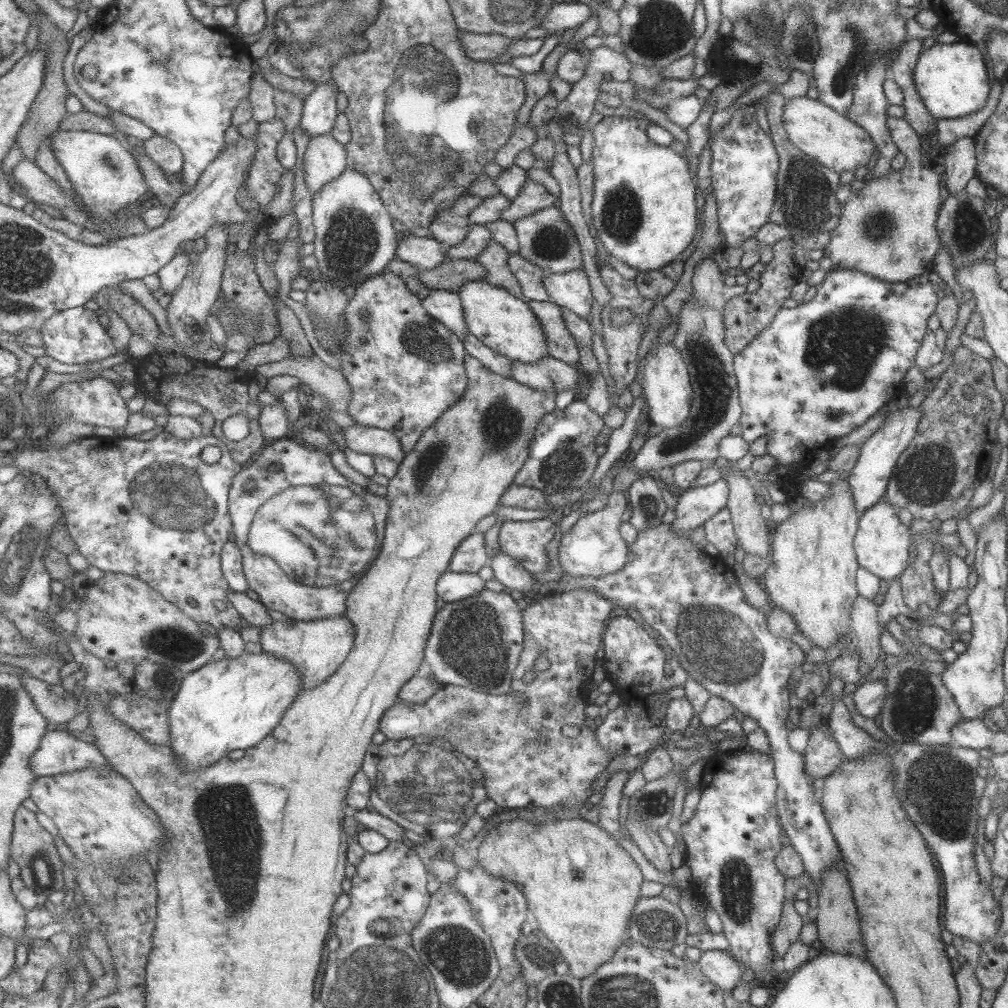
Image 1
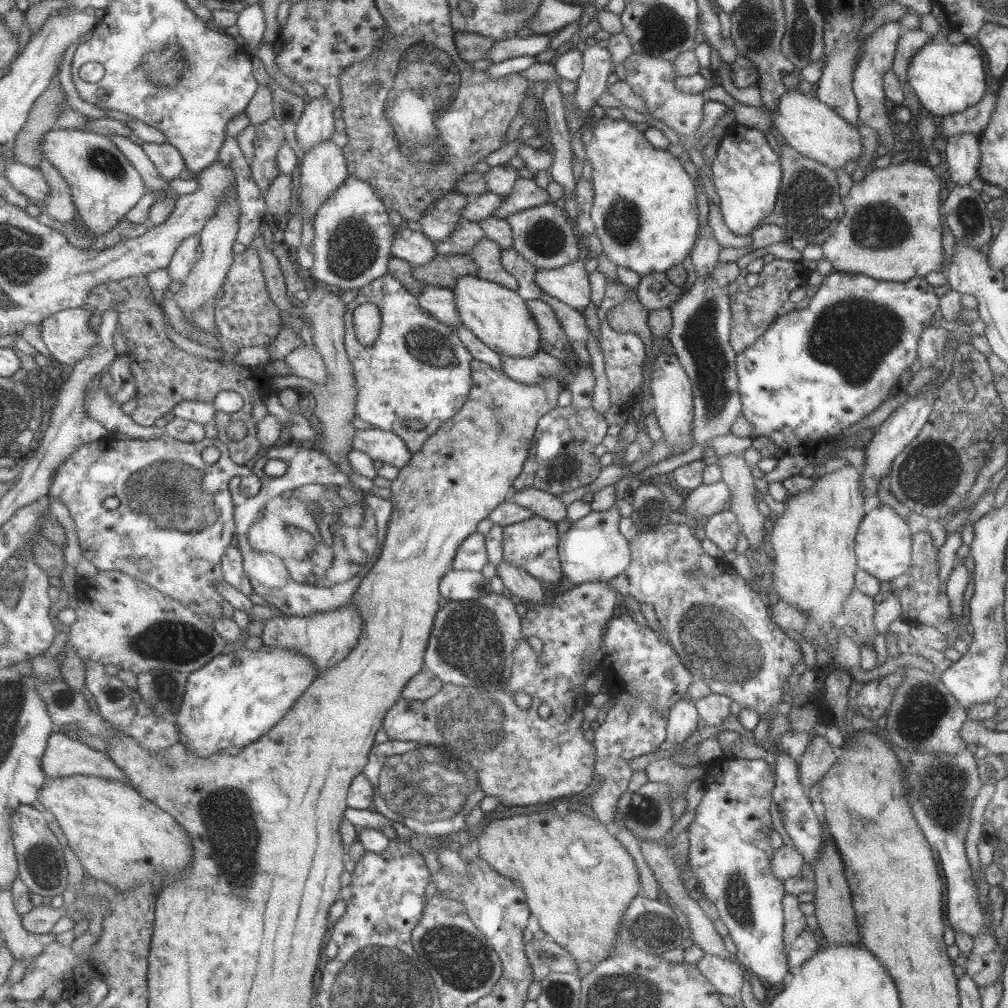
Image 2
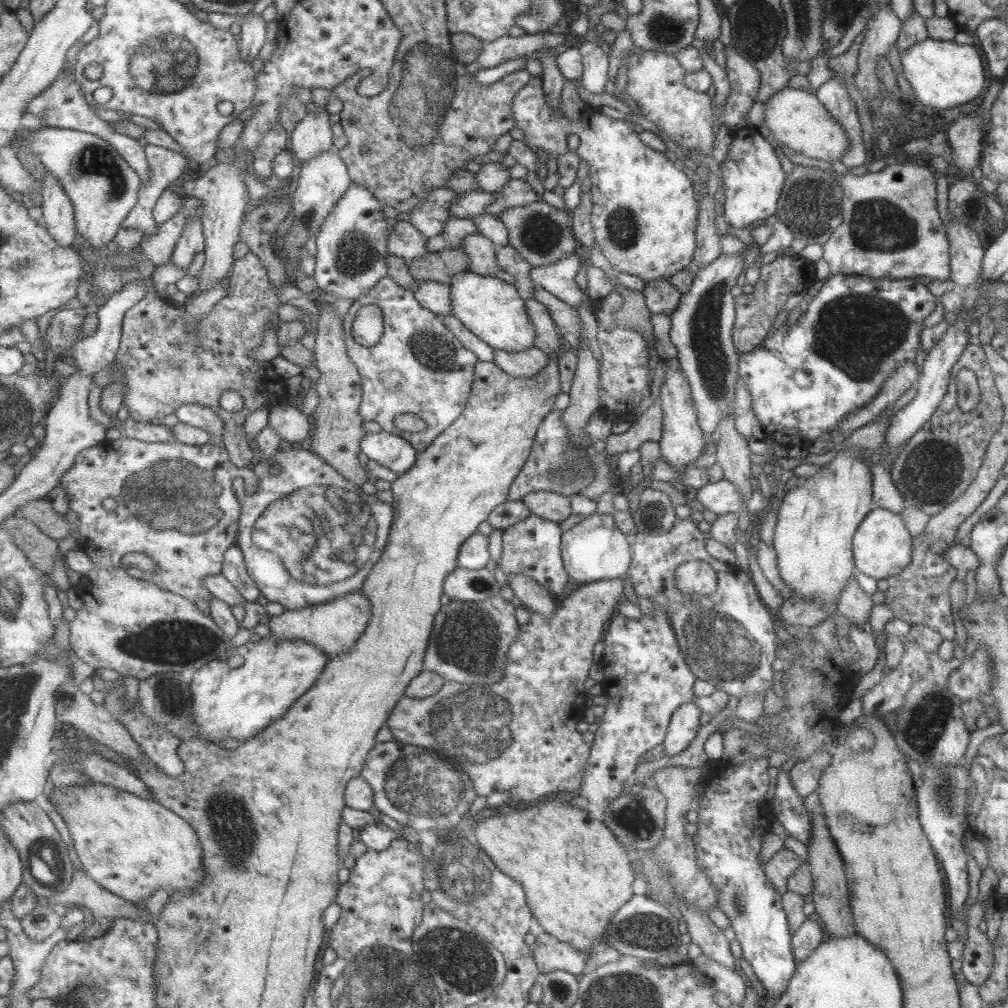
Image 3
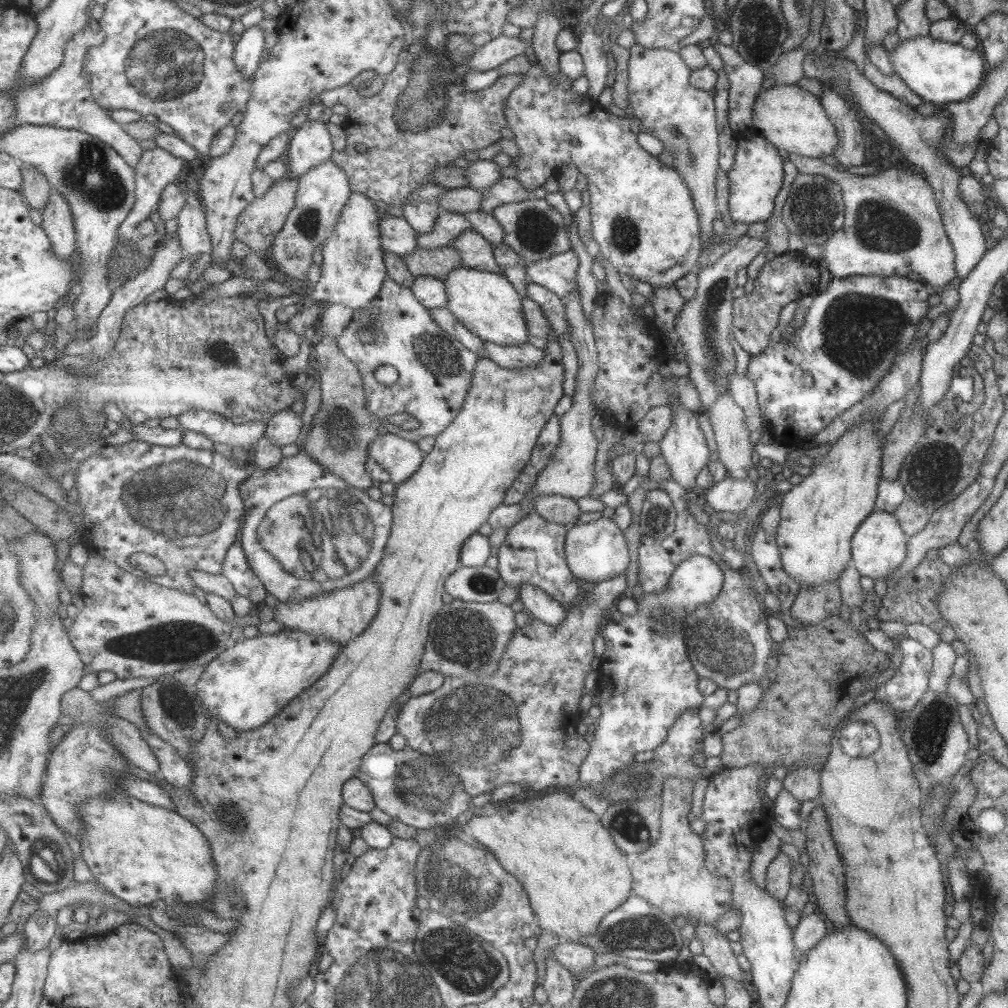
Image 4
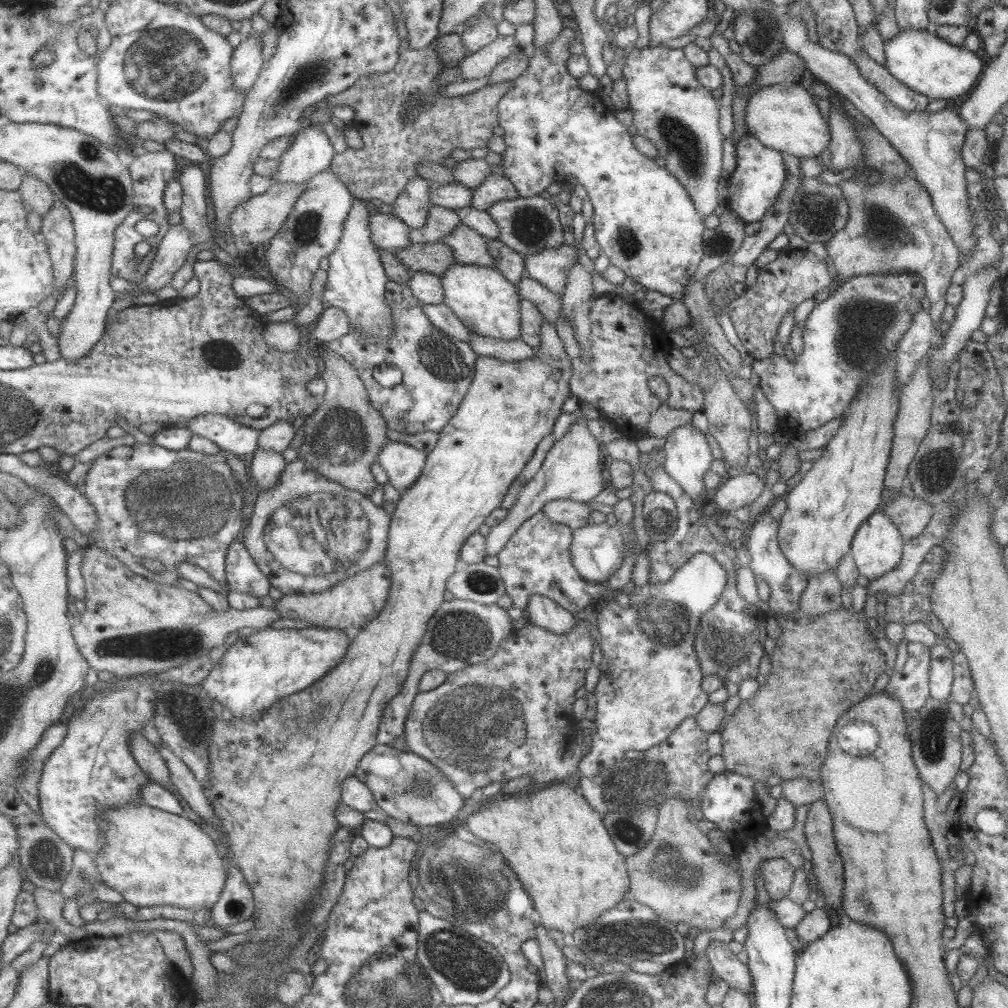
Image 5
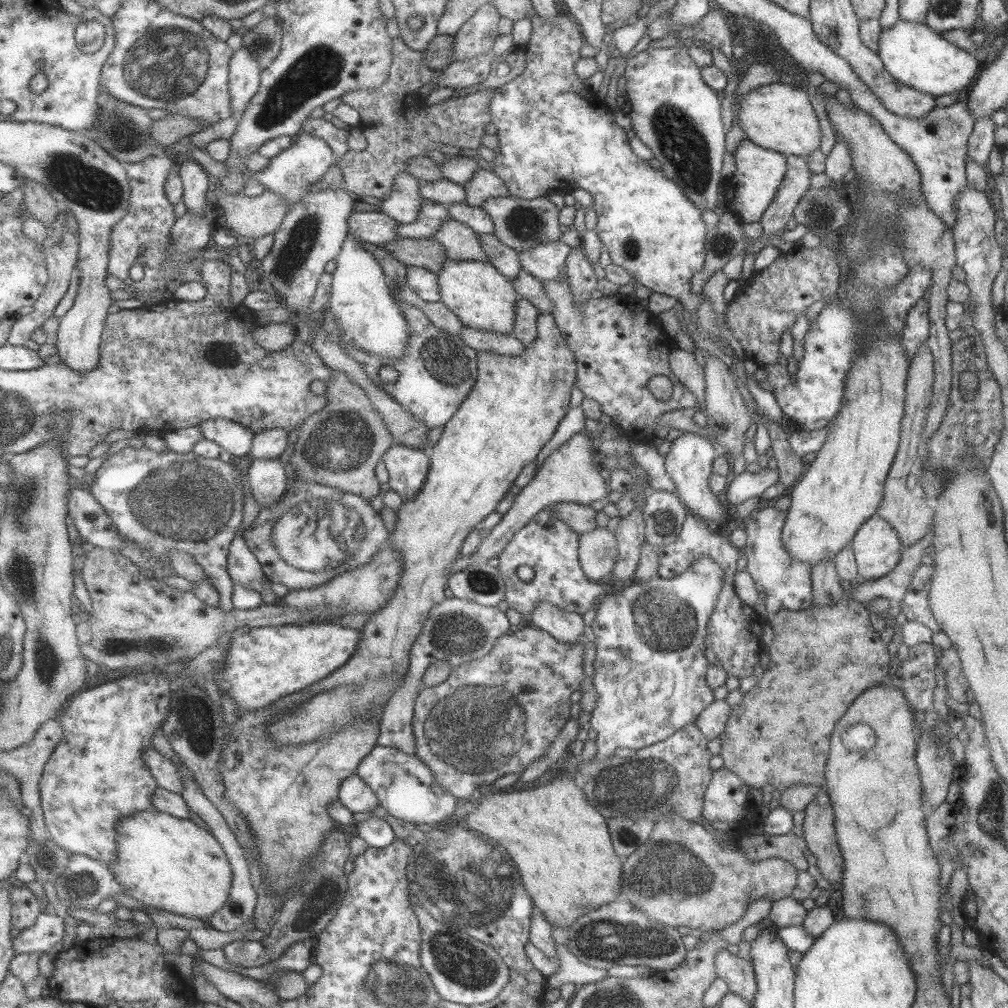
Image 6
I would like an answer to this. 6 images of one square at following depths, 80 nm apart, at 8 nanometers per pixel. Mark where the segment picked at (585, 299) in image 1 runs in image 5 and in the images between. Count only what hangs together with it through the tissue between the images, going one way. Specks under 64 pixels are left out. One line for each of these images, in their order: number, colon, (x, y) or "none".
2: (569, 284)
3: (558, 278)
4: (557, 273)
5: (551, 267)

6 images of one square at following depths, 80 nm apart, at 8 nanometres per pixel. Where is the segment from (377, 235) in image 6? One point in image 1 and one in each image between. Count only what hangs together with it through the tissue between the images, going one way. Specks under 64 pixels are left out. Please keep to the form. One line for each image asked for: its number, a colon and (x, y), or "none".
1: (424, 253)
2: (415, 247)
3: (405, 240)
4: (398, 236)
5: (390, 233)

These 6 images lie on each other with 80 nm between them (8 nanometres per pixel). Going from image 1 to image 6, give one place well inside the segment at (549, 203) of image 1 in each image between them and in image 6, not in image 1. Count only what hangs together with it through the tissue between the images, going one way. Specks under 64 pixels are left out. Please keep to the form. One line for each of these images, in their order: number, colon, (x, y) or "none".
2: (528, 194)
3: (517, 193)
4: (510, 190)
5: (496, 188)
6: (486, 184)

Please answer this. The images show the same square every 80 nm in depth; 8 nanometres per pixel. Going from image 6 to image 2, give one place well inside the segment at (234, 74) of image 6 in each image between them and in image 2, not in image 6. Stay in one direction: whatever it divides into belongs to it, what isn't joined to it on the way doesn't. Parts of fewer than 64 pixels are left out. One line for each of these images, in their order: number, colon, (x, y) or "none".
2: (251, 22)
3: (253, 34)
4: (249, 52)
5: (248, 60)

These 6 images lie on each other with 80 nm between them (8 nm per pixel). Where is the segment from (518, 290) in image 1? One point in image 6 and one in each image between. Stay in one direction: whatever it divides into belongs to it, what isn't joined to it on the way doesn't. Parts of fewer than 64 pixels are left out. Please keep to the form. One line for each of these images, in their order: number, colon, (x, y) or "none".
2: (488, 255)
3: (482, 252)
4: (477, 253)
5: (470, 248)
6: (462, 242)

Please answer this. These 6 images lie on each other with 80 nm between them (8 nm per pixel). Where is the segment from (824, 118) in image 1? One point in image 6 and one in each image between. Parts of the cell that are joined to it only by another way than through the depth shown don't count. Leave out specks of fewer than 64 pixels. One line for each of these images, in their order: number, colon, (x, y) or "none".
2: (806, 124)
3: (798, 122)
4: (790, 118)
5: (784, 117)
6: (779, 117)

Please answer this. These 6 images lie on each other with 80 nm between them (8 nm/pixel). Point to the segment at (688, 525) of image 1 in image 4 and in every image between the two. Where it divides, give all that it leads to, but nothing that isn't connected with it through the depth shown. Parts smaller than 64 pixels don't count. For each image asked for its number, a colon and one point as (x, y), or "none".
2: (707, 499)
3: (719, 497)
4: (729, 497)

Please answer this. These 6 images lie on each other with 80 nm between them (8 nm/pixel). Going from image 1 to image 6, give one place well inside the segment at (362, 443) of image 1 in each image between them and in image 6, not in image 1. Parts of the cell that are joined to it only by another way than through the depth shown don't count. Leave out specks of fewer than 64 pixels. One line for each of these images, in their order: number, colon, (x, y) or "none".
2: (387, 446)
3: (396, 453)
4: (402, 458)
5: (405, 464)
6: (409, 467)

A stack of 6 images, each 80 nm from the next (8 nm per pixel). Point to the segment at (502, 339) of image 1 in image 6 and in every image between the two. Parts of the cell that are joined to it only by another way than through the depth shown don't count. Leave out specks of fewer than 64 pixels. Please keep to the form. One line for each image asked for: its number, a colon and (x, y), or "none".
2: (499, 316)
3: (492, 308)
4: (488, 304)
5: (490, 305)
6: (484, 299)

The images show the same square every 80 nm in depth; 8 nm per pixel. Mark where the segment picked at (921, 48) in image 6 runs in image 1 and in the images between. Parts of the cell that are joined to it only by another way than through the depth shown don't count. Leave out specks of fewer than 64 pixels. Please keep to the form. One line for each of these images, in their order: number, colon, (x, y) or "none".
1: (951, 79)
2: (947, 78)
3: (942, 74)
4: (940, 72)
5: (924, 63)

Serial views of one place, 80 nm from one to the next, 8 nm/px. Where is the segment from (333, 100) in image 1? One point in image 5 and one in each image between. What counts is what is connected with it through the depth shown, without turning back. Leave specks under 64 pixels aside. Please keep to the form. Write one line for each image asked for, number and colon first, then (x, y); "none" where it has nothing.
2: (318, 123)
3: (314, 135)
4: (312, 144)
5: (312, 151)

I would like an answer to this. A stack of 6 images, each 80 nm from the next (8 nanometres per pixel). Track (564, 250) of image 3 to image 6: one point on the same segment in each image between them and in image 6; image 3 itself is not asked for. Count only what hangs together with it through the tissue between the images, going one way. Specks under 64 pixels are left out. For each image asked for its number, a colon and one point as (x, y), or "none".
4: (534, 228)
5: (529, 225)
6: (522, 224)

